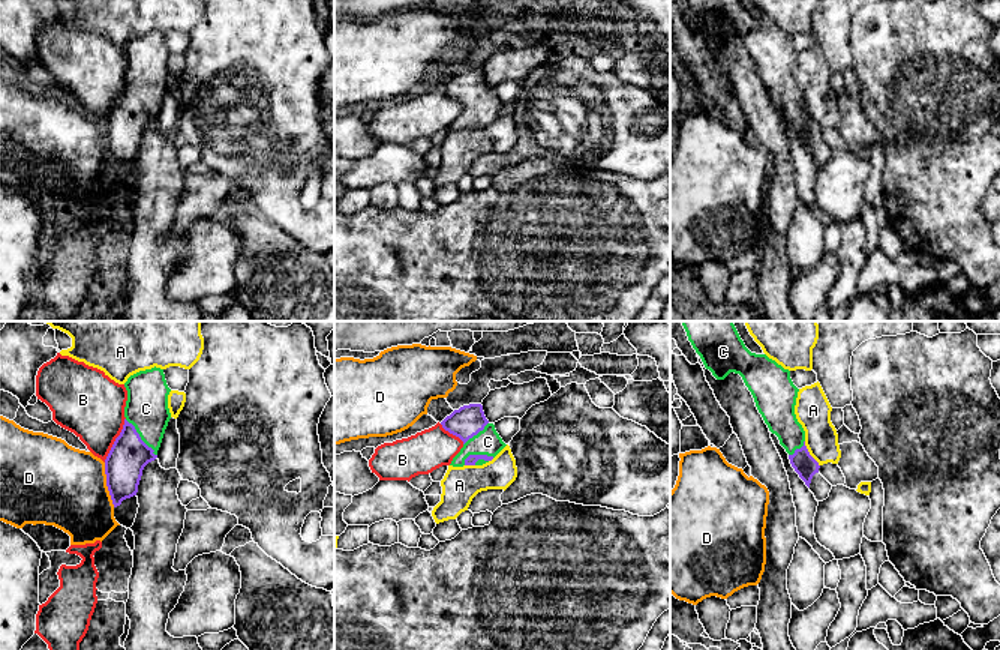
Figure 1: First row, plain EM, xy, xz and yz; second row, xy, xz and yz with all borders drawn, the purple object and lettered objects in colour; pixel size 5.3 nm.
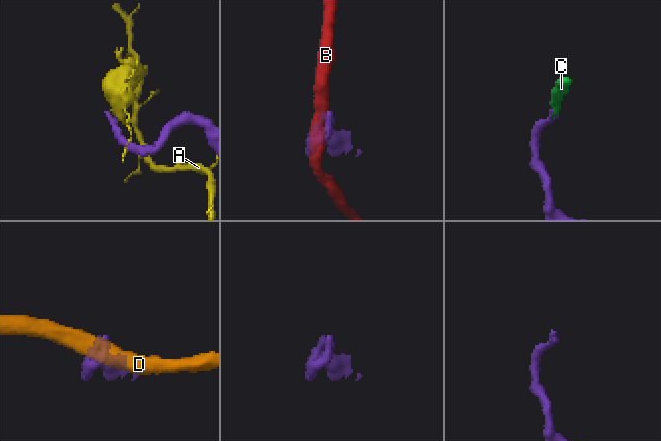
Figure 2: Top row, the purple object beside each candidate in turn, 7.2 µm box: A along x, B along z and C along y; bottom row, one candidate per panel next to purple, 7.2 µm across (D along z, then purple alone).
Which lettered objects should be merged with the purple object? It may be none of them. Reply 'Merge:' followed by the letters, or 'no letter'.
Merge: C

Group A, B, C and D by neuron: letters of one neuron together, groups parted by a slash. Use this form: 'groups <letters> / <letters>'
groups A / B / C / D

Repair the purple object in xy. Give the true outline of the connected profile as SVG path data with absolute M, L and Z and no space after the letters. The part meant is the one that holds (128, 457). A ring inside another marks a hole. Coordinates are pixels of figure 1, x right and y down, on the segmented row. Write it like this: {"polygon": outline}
{"polygon": "M163 369L139 371L124 383L124 425L106 459L106 486L114 507L136 495L144 467L157 458L171 419Z"}

